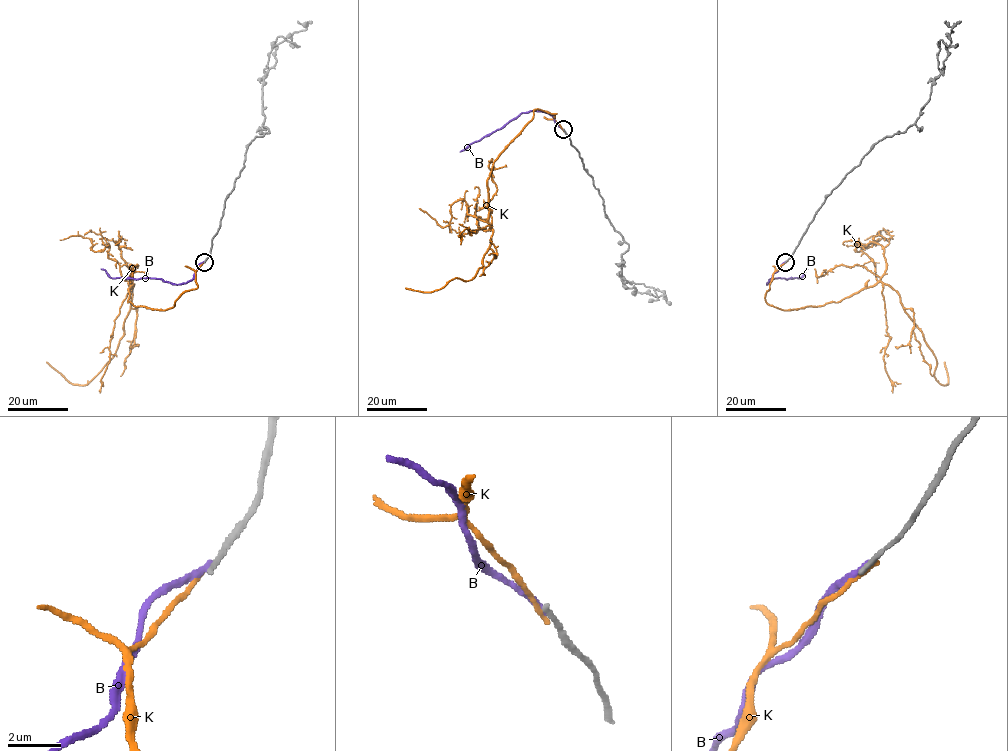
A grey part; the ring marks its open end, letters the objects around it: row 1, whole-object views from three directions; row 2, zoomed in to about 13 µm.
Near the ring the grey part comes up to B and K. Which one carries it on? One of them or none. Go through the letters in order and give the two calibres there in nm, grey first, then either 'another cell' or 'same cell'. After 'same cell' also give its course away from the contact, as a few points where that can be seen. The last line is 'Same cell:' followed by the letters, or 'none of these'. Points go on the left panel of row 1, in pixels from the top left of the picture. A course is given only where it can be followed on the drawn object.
B: calibres 200 and 240 nm; another cell
K: calibres 220 and 170 nm; another cell
Same cell: none of these

